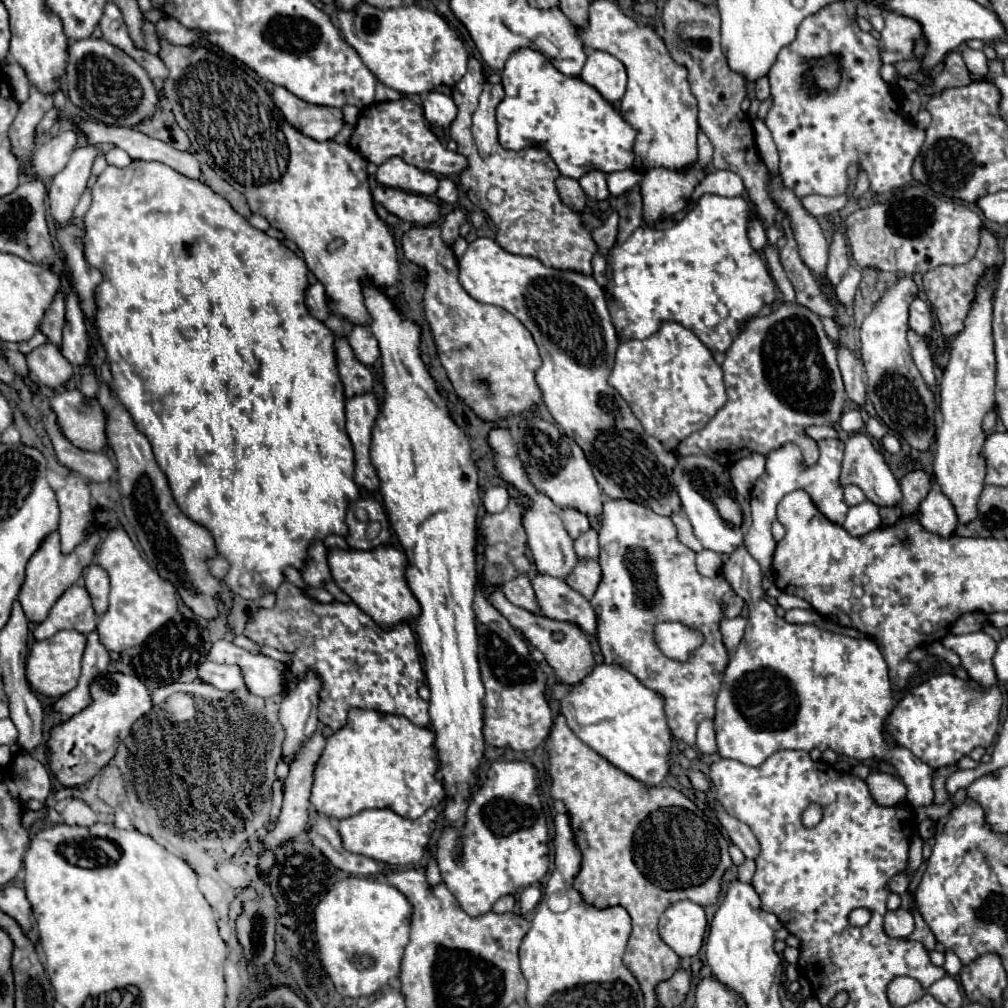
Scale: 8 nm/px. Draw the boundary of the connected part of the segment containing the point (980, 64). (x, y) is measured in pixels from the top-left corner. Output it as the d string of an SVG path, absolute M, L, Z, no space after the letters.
M965 47L965 49L961 51L961 55L963 55L963 61L965 61L965 65L967 65L967 69L969 69L971 73L975 73L975 75L979 75L979 77L985 75L987 57L985 57L983 51L975 51L975 49Z

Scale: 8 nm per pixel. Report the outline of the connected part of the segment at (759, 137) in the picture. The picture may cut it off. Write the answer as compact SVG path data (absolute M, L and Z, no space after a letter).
M755 119L753 131L755 131L755 143L757 143L757 149L759 149L759 155L761 155L763 163L773 173L779 173L779 155L777 155L777 149L775 149L775 143L771 139L771 133L769 133L767 125L761 119Z

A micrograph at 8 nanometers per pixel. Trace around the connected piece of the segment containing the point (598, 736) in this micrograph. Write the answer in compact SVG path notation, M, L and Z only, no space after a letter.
M595 663L583 681L575 685L555 683L551 697L559 701L569 729L611 765L645 785L659 785L669 773L671 731L665 721L663 701L619 665Z

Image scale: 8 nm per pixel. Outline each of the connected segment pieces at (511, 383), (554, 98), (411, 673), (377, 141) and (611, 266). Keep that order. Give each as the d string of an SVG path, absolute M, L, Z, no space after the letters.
M411 227L401 237L401 247L409 261L427 271L423 295L425 315L437 343L441 365L455 393L485 421L535 409L541 401L541 391L533 377L541 365L541 357L531 333L509 311L479 303L465 293L457 279L459 265L453 247L441 239L439 227Z
M519 49L517 53L513 53L505 63L505 73L501 73L501 83L505 89L505 97L497 105L497 127L499 127L501 147L521 151L525 147L537 145L551 155L561 175L571 179L579 179L589 171L613 173L613 171L631 169L635 161L633 145L637 131L621 117L619 111L613 109L613 105L609 105L609 101L601 97L601 93L597 93L597 89L585 85L585 81L581 79L565 77L547 61L543 53L535 49Z
M283 581L277 589L275 607L251 613L243 635L257 645L269 645L291 653L291 663L285 671L283 695L289 695L297 687L305 677L305 669L317 673L323 681L319 691L319 721L333 731L345 725L347 711L351 707L403 715L417 727L429 725L429 703L417 693L425 683L425 673L417 641L407 623L385 631L355 603L319 603L309 597L305 589Z
M401 97L399 101L373 103L367 109L363 109L355 123L349 145L361 157L375 165L381 165L391 157L401 157L409 165L439 175L459 175L461 169L465 169L465 157L461 157L461 153L449 151L447 147L441 145L441 141L437 141L435 133L425 123L423 109L409 97Z
M707 193L679 223L669 229L655 231L639 227L625 243L613 245L607 261L609 287L605 287L605 299L617 339L645 339L651 337L663 321L675 321L691 329L711 351L725 353L739 335L739 323L757 315L763 305L771 305L775 301L775 283L761 255L749 245L747 217L749 205L743 197L731 199Z

